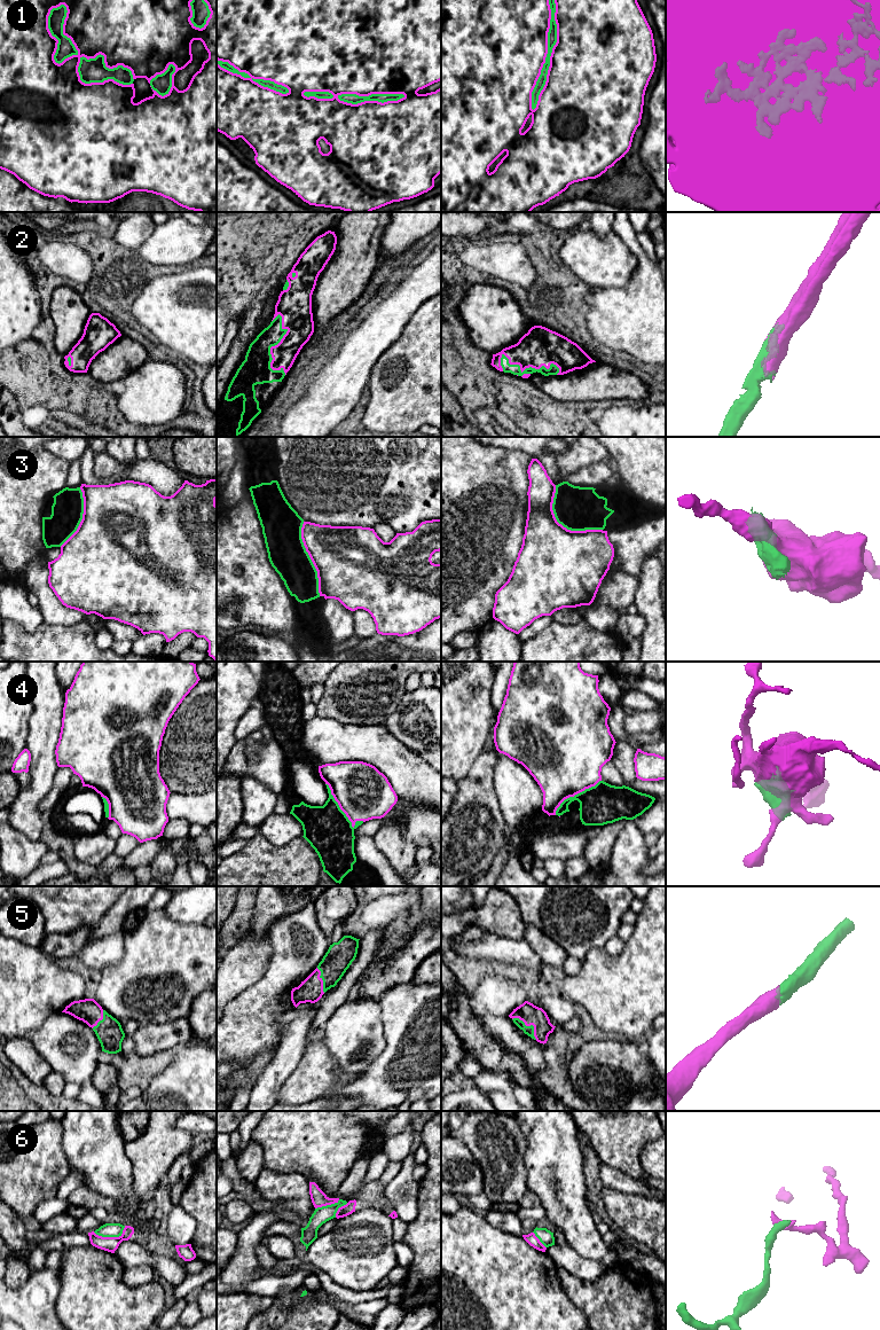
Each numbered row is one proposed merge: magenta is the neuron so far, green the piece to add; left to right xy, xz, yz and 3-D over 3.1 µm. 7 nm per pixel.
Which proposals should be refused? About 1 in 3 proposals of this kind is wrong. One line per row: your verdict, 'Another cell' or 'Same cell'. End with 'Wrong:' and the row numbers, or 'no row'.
1: Same cell
2: Same cell
3: Another cell
4: Another cell
5: Same cell
6: Another cell
Wrong: 3, 4, 6

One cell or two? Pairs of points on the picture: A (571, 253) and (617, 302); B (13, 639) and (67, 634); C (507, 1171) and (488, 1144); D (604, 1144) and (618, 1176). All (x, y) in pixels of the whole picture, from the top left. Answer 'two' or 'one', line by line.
A: two
B: one
C: one
D: two

